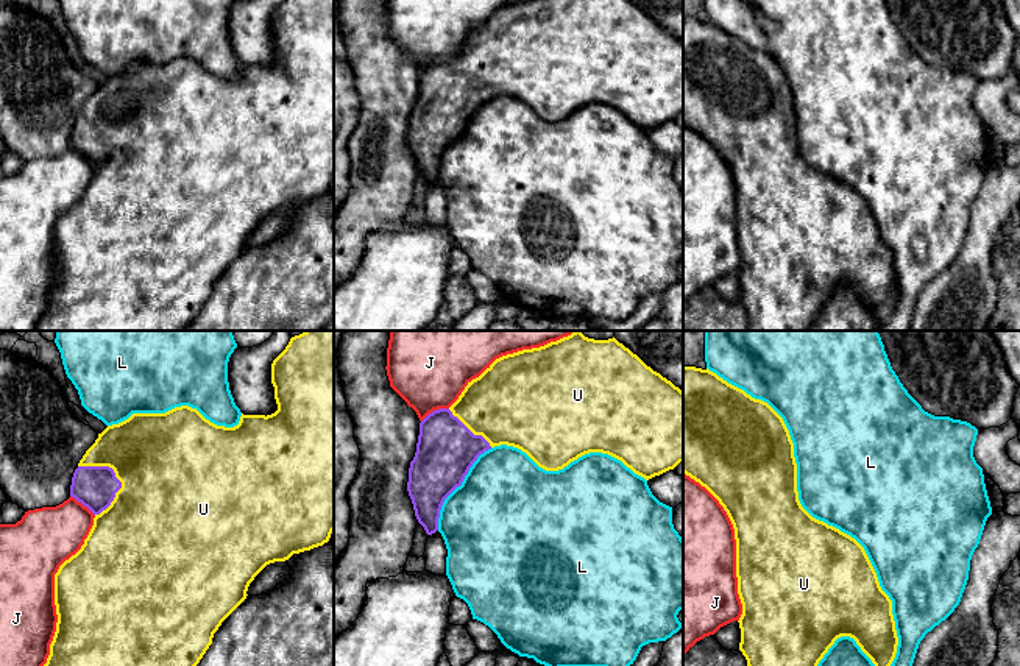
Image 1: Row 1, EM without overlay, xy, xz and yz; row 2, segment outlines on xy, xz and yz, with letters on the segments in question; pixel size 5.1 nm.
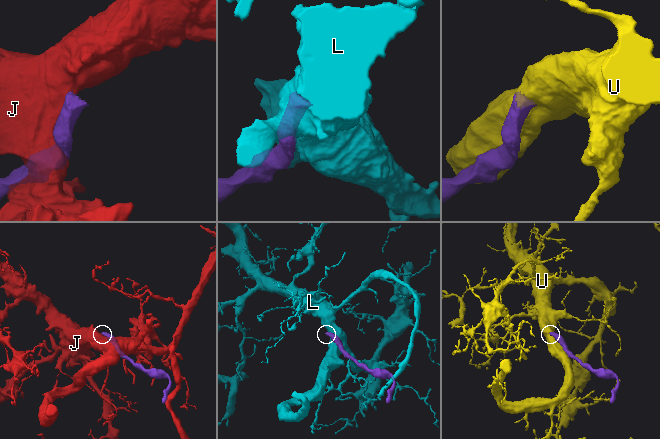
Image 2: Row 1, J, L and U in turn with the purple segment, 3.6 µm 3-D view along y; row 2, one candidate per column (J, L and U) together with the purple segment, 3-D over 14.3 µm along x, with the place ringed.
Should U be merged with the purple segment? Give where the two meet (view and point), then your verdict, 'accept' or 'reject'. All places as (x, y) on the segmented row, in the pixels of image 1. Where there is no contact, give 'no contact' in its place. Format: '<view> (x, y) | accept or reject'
xy (116, 478) | accept

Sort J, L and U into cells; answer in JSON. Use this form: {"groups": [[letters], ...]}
{"groups": [["J"], ["L"], ["U"]]}

